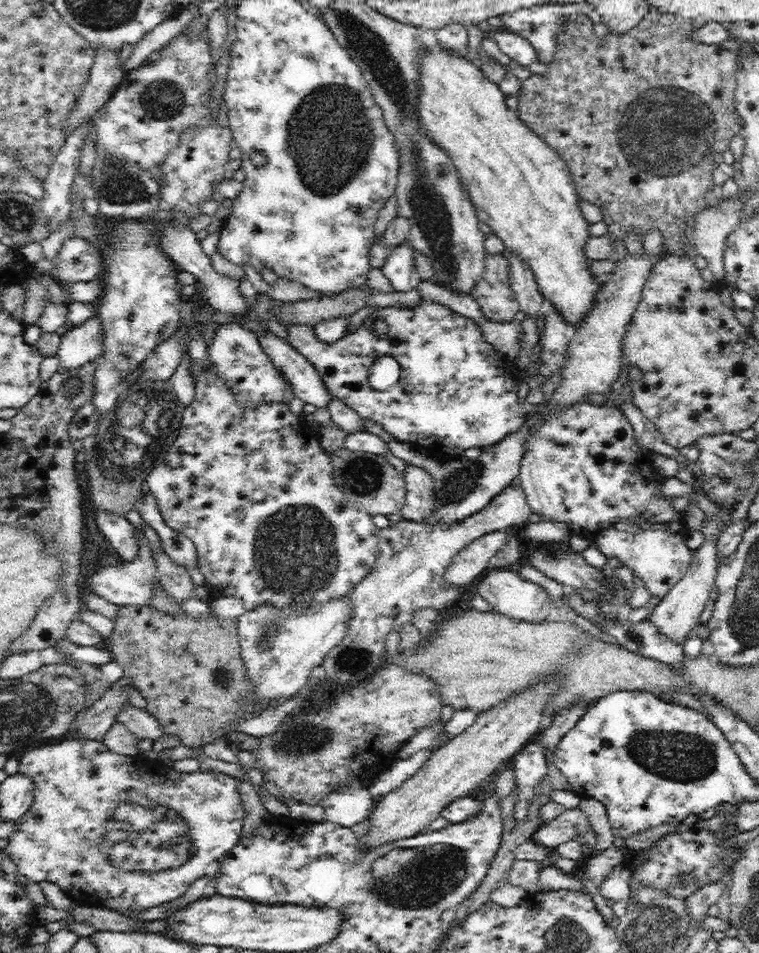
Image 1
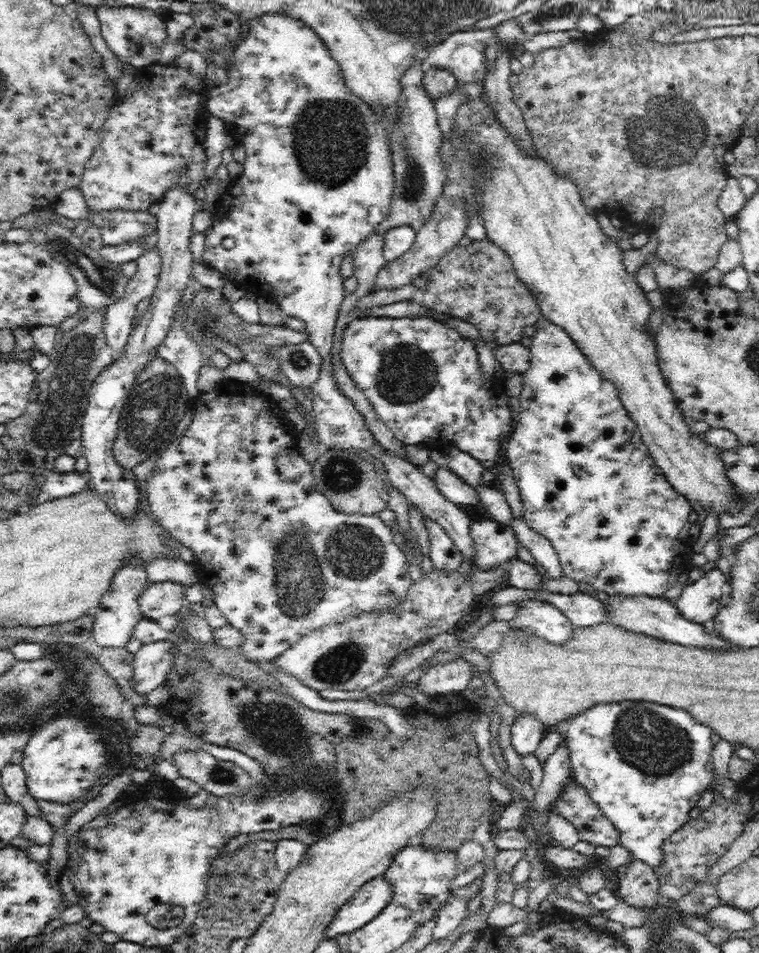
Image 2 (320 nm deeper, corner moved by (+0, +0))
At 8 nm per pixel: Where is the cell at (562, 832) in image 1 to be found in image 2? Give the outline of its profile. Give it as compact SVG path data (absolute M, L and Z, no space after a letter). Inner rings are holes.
M575 783L568 784L566 792L555 802L553 809L576 829L580 841L612 848L618 844L618 831L596 806L587 793Z

